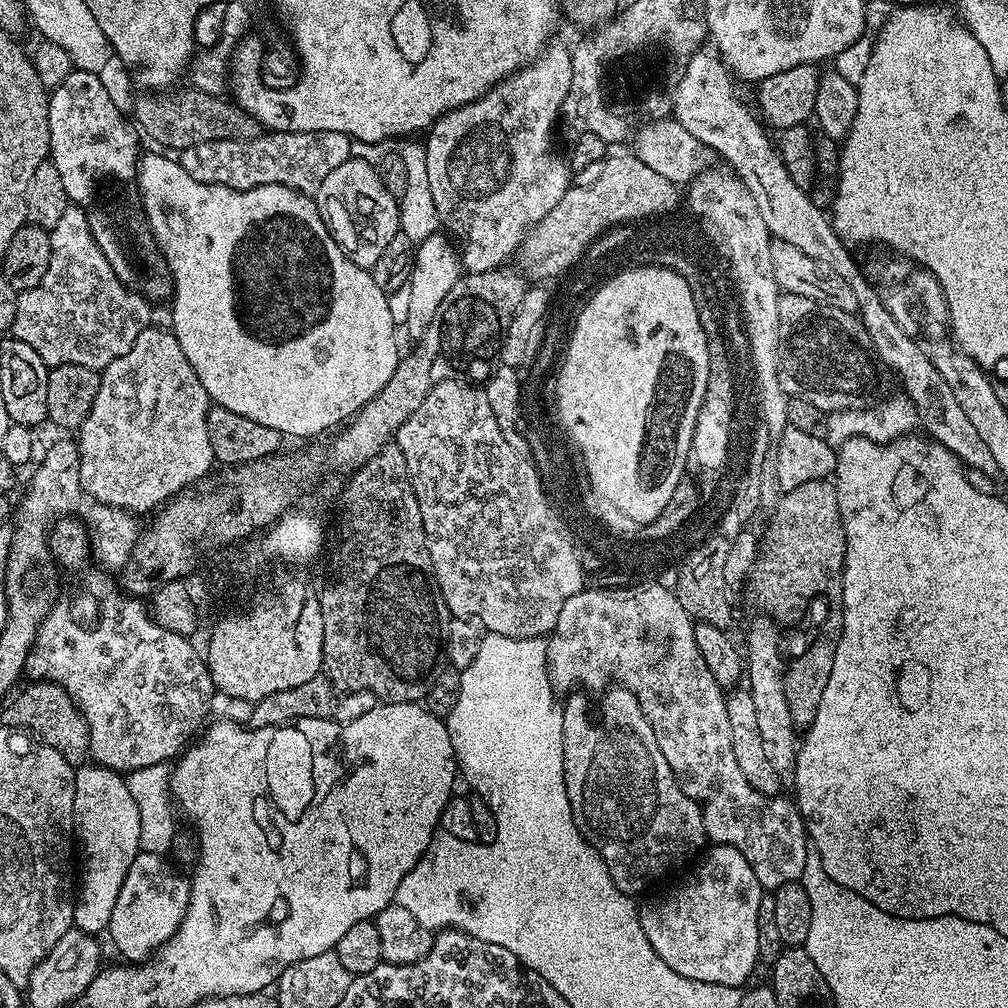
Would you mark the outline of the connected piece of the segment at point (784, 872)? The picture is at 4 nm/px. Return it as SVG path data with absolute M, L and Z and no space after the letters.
M636 588L636 592L589 590L588 596L577 596L575 600L568 601L557 631L547 637L548 677L553 689L557 693L568 694L577 686L584 690L603 689L609 682L615 682L630 690L655 727L660 749L666 762L670 762L670 770L674 770L677 782L685 794L699 804L704 816L705 837L712 844L725 844L734 846L734 850L742 850L750 865L751 879L765 890L797 883L802 870L806 870L806 854L810 847L800 809L789 797L787 800L787 795L767 796L746 782L746 774L742 774L738 761L734 759L734 745L730 743L726 692L718 686L714 674L710 674L710 666L706 666L706 658L702 658L702 650L698 650L698 642L694 638L696 624L686 610L679 611L680 666L666 666L666 650L650 650L650 644L646 644L646 604L642 604L642 592L660 592L660 588Z

